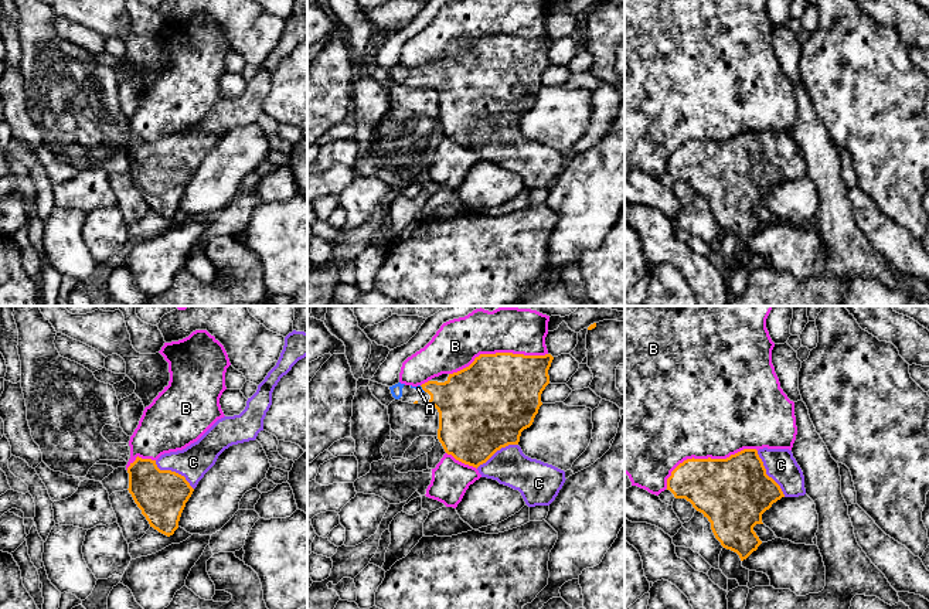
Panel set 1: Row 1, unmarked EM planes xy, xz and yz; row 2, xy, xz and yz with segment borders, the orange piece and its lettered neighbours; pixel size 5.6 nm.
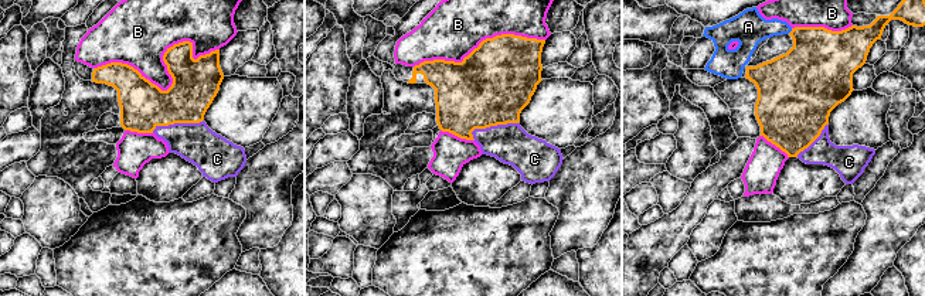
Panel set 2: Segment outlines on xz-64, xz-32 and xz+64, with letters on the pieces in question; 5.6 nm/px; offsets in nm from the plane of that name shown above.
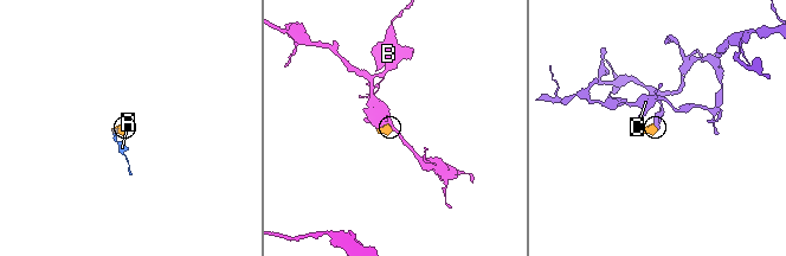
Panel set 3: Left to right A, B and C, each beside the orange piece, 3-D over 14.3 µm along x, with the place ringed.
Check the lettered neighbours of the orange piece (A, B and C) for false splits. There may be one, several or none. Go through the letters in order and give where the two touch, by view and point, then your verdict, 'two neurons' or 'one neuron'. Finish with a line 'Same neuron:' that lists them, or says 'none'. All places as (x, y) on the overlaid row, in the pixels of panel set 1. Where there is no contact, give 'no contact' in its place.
A: contact xz (422, 388); one neuron
B: contact yz (705, 459); two neurons
C: contact yz (765, 473); one neuron
Same neuron: A, C

